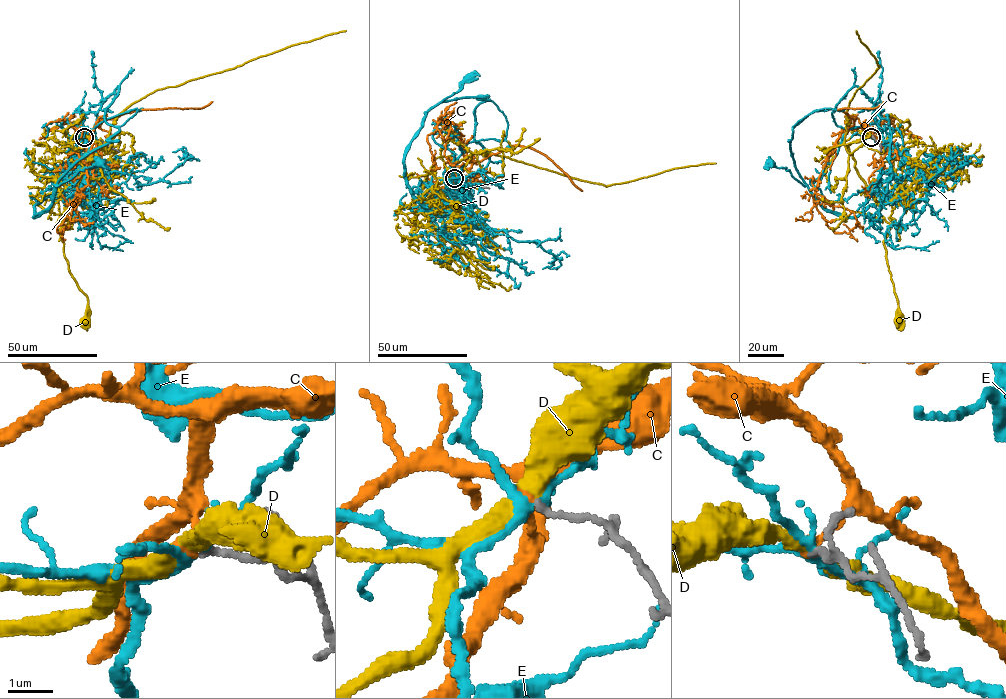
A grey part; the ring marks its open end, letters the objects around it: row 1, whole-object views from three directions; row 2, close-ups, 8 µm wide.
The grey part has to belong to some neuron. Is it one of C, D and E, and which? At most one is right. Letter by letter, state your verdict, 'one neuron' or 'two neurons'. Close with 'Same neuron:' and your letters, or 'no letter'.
C: one neuron
D: two neurons
E: two neurons
Same neuron: C

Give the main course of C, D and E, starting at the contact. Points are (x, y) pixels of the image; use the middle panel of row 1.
C: (454, 178), (473, 162), (464, 158), (457, 125), (446, 120), (427, 135), (436, 168), (430, 169)
D: (454, 178), (470, 155), (453, 164), (438, 184), (440, 190), (432, 186), (429, 196), (432, 190), (456, 204)
E: (454, 178), (452, 214), (431, 214), (411, 192), (404, 154), (425, 112), (470, 78)

